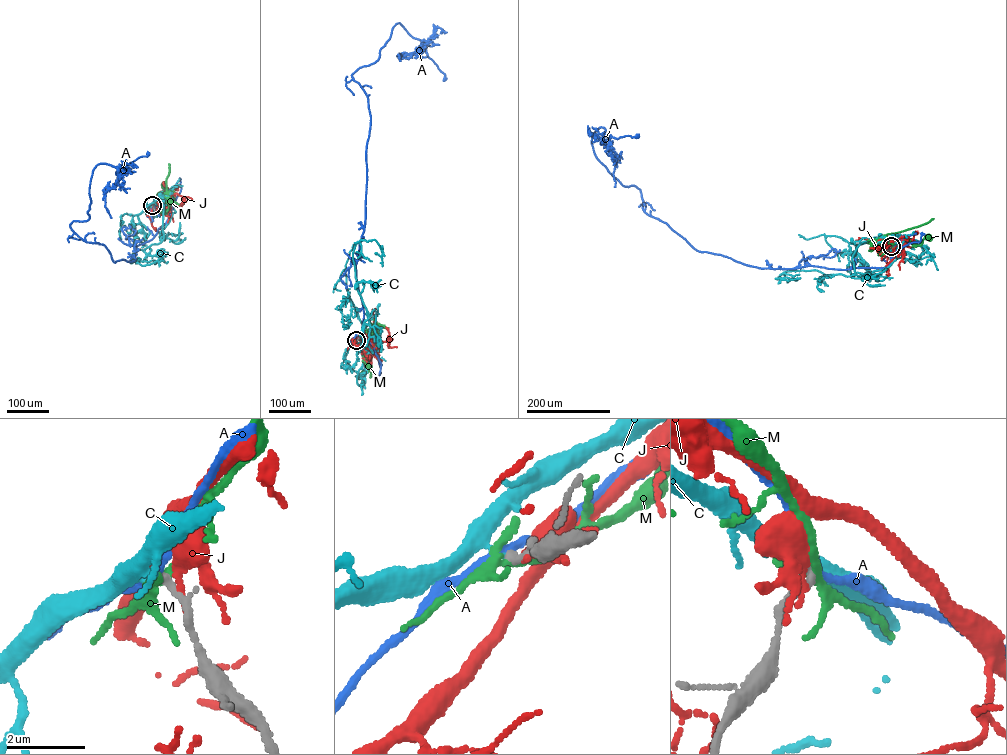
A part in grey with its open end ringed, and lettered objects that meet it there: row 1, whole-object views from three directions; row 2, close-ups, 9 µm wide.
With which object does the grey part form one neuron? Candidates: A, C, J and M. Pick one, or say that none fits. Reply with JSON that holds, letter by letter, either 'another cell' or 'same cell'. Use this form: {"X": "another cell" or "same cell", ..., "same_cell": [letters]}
{"A": "another cell", "C": "same cell", "J": "another cell", "M": "another cell", "same_cell": ["C"]}

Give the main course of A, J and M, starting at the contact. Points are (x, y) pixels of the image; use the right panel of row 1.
A: (891, 246), (886, 267), (842, 269), (698, 251), (645, 213), (640, 189), (591, 143), (601, 127), (637, 137)
J: (891, 246), (888, 243), (901, 246), (910, 243), (916, 232)
M: (891, 246), (892, 241), (920, 245), (928, 236)

